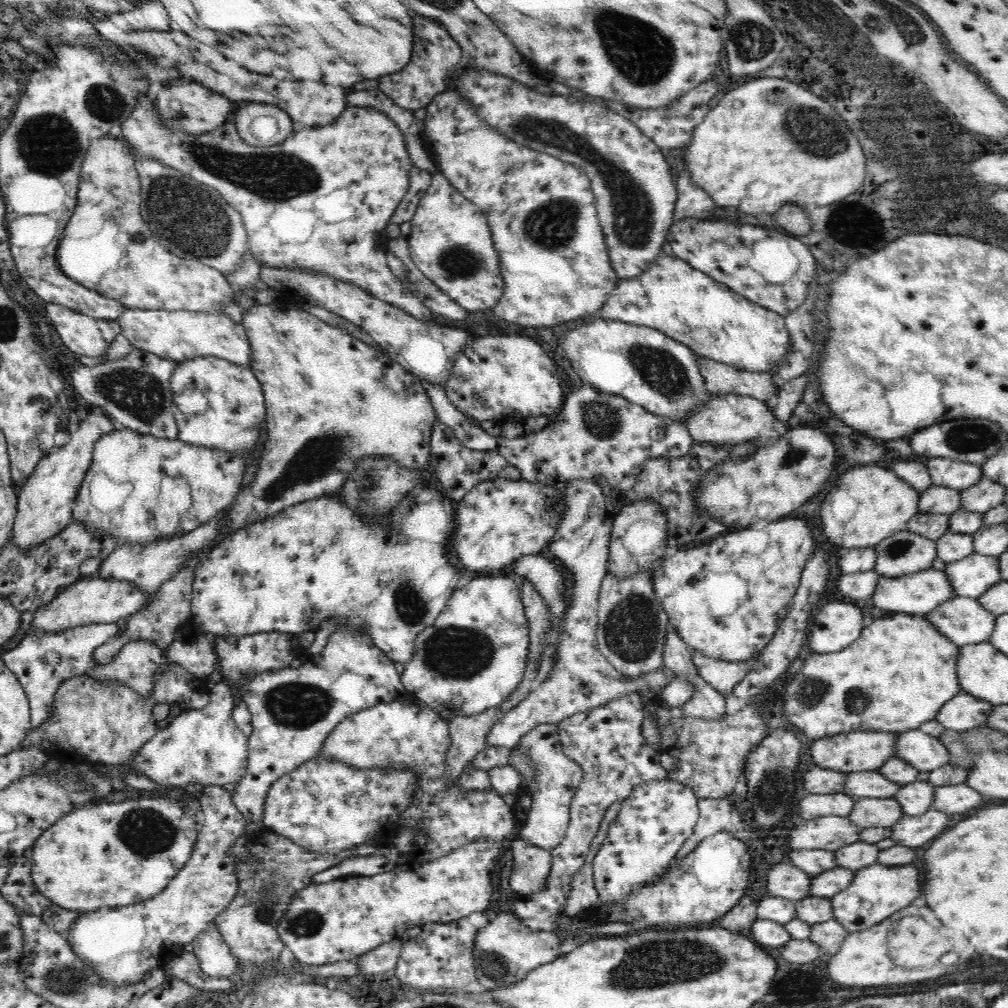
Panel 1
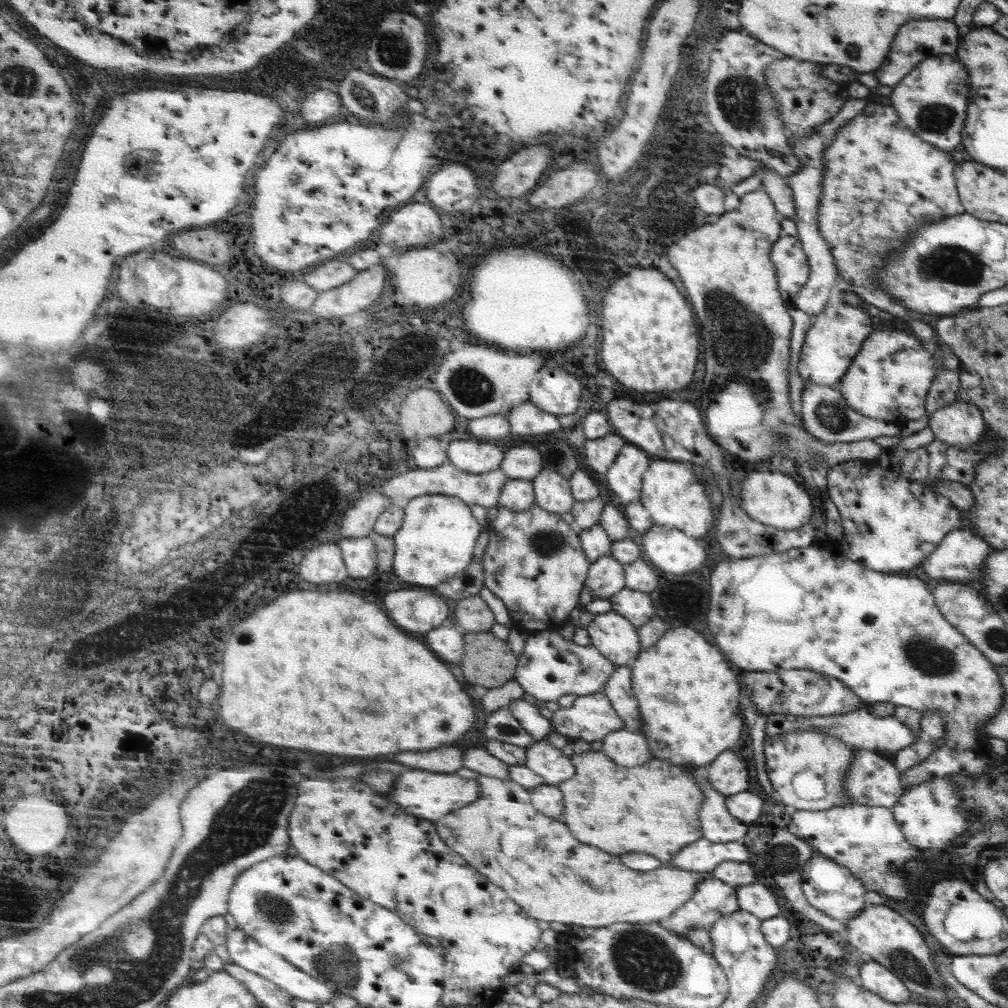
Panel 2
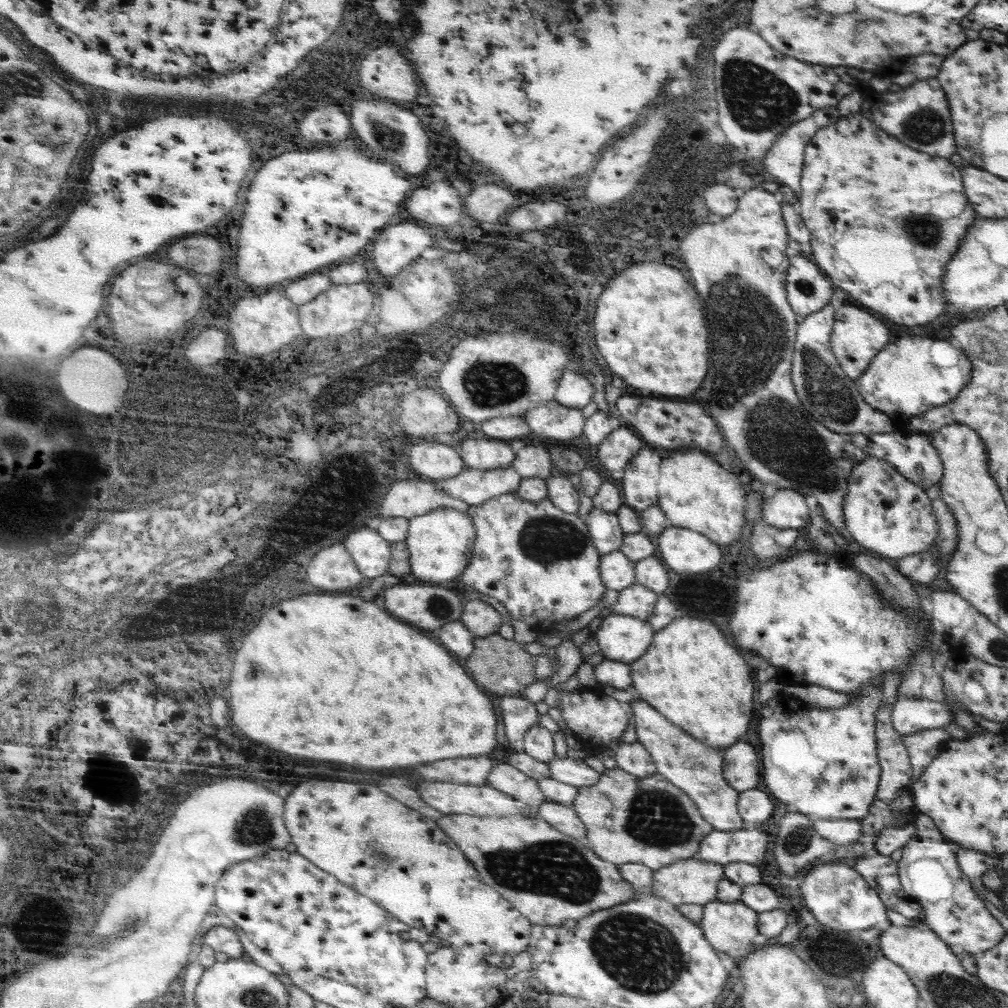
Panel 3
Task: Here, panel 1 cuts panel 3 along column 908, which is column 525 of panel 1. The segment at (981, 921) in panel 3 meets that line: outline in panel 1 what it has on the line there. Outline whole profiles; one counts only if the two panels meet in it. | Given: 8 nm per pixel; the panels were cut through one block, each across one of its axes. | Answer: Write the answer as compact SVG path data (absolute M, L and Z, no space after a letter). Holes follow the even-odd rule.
M522 838L510 842L508 848L514 854L514 858L512 858L512 872L510 872L510 886L512 886L514 896L528 898L532 892L544 890L544 884L548 880L550 866L552 866L552 852L544 850L544 848L536 848L530 842L524 842Z

